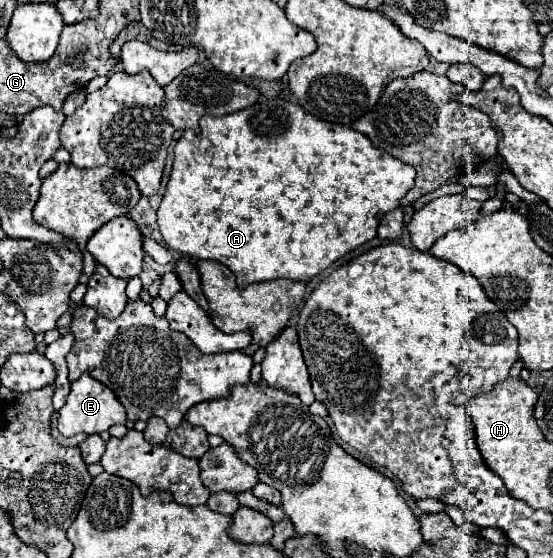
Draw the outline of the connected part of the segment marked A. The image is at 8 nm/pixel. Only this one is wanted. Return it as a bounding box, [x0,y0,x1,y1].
[157,98,415,288]

